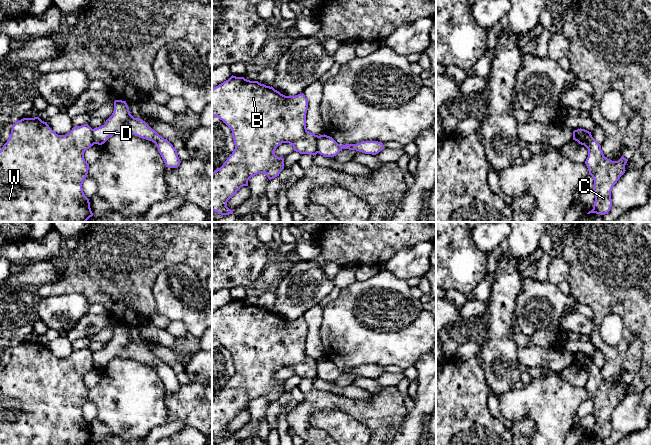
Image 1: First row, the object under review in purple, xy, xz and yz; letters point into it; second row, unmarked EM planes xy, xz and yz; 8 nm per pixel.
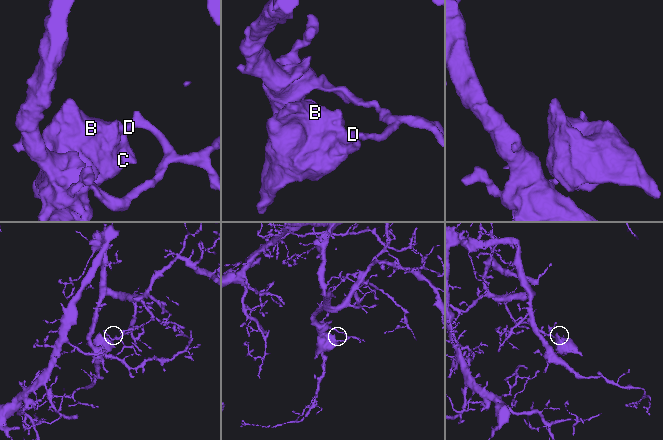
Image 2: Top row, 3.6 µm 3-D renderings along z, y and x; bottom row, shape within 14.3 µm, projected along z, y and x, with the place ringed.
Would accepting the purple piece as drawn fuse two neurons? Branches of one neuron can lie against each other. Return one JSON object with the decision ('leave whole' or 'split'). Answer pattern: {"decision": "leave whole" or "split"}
{"decision": "split"}

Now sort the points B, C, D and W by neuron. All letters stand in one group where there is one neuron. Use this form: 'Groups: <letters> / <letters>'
Groups: B C W / D

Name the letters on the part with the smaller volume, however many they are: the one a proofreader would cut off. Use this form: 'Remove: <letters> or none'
Remove: B, C, W

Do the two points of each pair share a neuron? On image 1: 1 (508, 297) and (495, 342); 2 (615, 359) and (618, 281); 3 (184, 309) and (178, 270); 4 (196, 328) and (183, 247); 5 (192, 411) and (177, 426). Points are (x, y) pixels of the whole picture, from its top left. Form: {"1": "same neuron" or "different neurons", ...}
{"1": "same neuron", "2": "same neuron", "3": "same neuron", "4": "different neurons", "5": "different neurons"}

